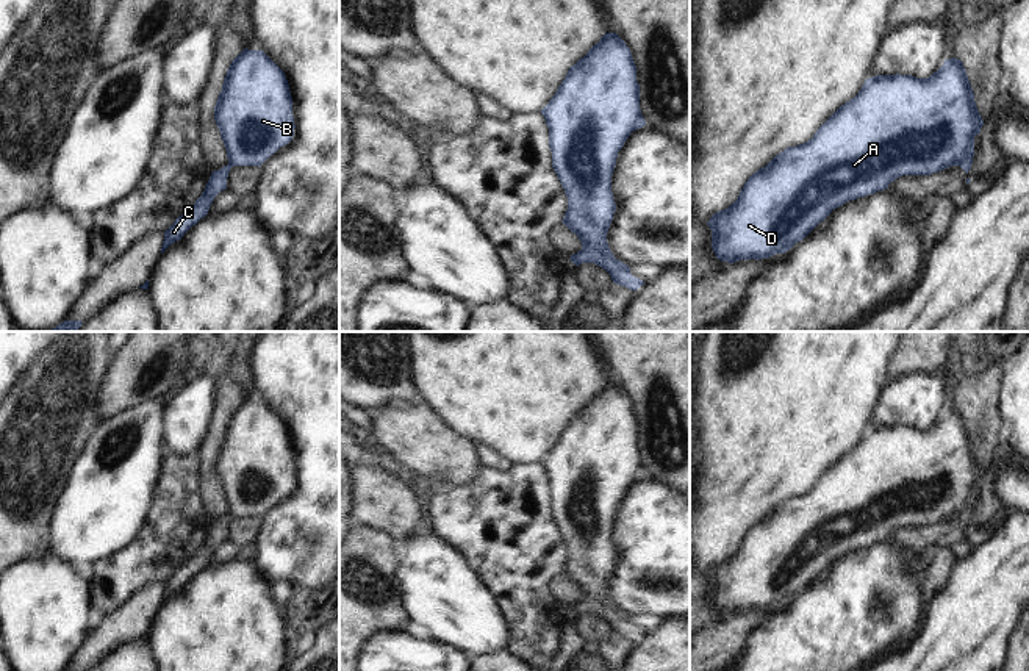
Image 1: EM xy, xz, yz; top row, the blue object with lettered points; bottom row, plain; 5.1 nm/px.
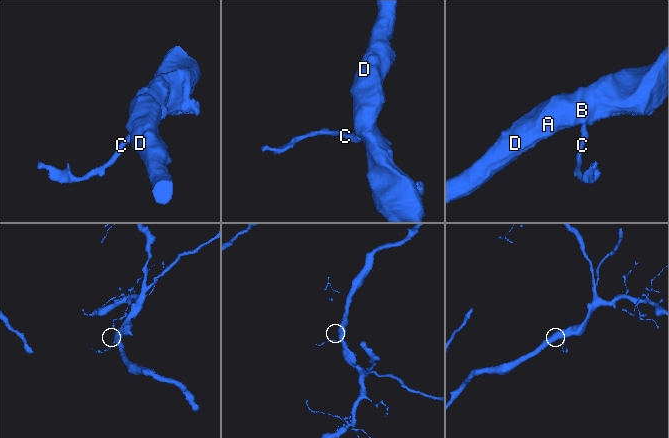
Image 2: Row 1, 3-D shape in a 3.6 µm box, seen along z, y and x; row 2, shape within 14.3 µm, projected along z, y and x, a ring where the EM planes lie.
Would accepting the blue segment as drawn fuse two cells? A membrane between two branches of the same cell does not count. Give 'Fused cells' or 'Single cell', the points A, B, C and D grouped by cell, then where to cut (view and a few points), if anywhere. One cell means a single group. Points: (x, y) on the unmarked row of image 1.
Single cell. Groups: A B C D. No split.

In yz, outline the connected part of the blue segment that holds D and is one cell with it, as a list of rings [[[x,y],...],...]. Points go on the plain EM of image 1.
[[[957,408],[945,410],[927,429],[899,424],[866,429],[859,444],[841,455],[812,490],[776,505],[748,529],[730,557],[710,568],[707,576],[712,580],[712,599],[718,610],[730,615],[740,610],[769,608],[802,591],[835,558],[884,541],[898,527],[930,526],[951,516],[960,516],[968,524],[974,507],[974,486],[981,483],[982,475],[966,421]]]

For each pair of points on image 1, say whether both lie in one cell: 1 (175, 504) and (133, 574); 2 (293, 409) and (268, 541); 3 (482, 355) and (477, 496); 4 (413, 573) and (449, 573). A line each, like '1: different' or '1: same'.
1: same
2: same
3: different
4: same

